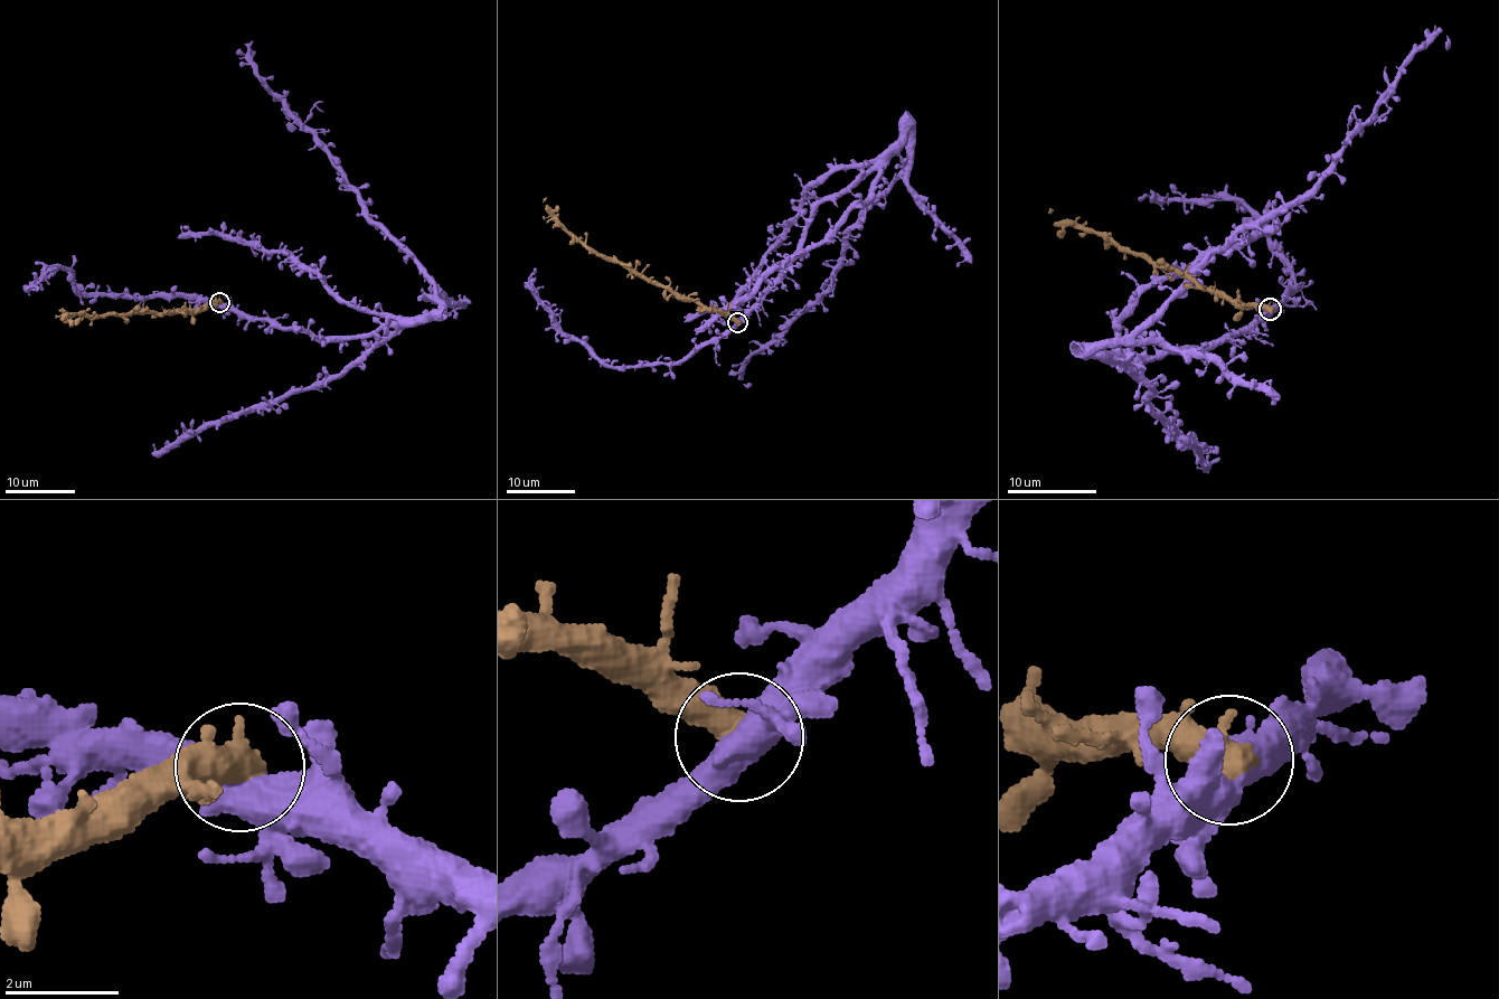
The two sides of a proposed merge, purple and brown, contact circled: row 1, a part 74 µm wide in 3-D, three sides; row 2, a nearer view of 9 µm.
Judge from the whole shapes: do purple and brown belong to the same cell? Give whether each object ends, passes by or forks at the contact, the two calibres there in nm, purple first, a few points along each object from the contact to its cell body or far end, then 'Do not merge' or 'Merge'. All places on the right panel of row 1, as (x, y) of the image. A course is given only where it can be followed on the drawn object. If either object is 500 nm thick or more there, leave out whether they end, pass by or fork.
Thickness 600 nm (purple) against 600 nm. Course of purple: (1269, 310), (1139, 367), (1093, 347), (1153, 323), (1232, 238), (1316, 192), (1405, 65), (1441, 31), (1448, 50). Course of brown: (1269, 310), (1208, 290), (1197, 280), (1150, 258), (1120, 250), (1093, 232), (1059, 224), (1049, 208). Do not merge

